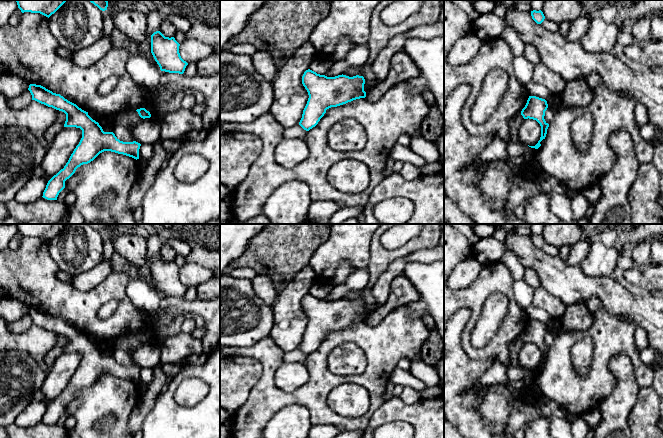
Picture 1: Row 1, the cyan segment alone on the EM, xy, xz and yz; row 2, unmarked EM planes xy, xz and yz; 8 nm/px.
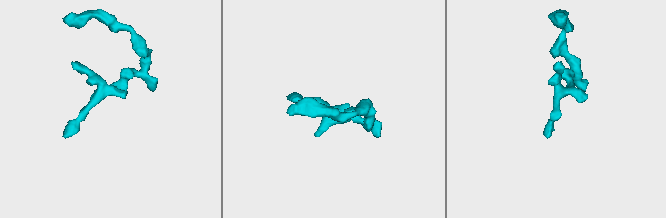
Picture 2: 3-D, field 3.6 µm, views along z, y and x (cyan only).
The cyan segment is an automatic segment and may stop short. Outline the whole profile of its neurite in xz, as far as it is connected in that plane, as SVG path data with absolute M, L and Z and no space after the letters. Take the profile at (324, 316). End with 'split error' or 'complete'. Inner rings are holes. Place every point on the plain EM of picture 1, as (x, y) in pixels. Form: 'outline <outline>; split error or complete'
outline M308 293L302 300L302 308L309 322L299 349L306 355L318 348L327 333L366 321L365 303L359 299L327 301Z; complete

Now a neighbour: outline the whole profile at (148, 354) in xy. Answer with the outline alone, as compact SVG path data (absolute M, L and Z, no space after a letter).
M145 342L131 352L131 357L136 366L154 369L160 364L160 345L156 342Z

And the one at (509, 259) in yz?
M505 250L503 256L499 260L499 263L505 265L510 270L514 281L523 279L525 267L511 250Z

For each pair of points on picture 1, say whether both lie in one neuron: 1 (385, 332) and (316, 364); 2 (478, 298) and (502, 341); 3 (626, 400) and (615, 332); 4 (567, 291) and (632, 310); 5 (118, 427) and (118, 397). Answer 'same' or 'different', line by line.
1: same
2: same
3: different
4: same
5: same

